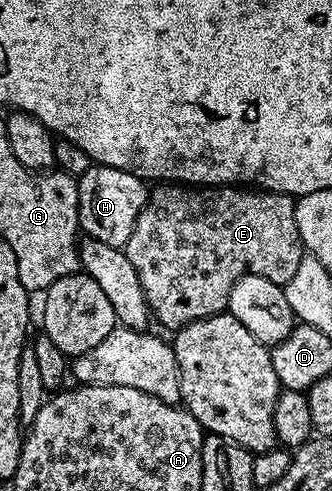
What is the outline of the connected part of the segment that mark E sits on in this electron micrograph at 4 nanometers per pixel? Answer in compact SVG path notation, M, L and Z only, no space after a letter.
M157 185L150 190L149 200L143 205L139 217L135 221L135 229L131 229L131 237L125 242L124 253L138 273L139 283L142 285L150 316L157 319L165 327L170 327L170 332L176 333L181 328L191 325L200 319L206 319L212 315L220 315L228 308L231 289L244 275L258 275L267 277L267 281L278 285L284 285L295 277L299 270L299 261L307 253L301 246L299 229L295 225L295 209L297 208L294 196L280 195L278 191L262 191L260 189L242 189L237 185L222 185L219 187L206 187L204 185Z

